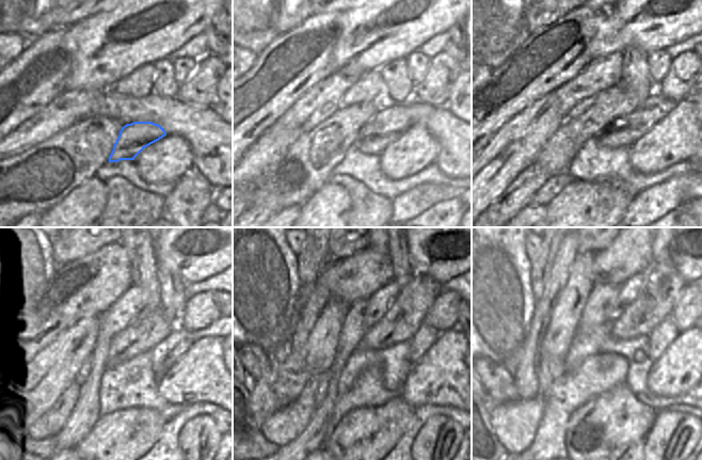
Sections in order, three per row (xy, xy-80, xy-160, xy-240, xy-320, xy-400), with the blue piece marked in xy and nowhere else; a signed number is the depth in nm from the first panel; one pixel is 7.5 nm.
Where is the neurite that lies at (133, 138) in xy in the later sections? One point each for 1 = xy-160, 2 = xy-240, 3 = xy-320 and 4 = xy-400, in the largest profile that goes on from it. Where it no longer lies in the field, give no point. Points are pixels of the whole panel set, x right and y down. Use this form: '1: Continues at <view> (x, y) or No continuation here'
1: Continues at xy-160 (622, 131)
2: Continues at xy-240 (181, 348)
3: Continues at xy-320 (426, 335)
4: Continues at xy-400 (666, 332)

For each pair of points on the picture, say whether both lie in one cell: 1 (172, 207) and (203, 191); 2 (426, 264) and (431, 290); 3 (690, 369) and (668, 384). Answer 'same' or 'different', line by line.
1: same
2: different
3: same

